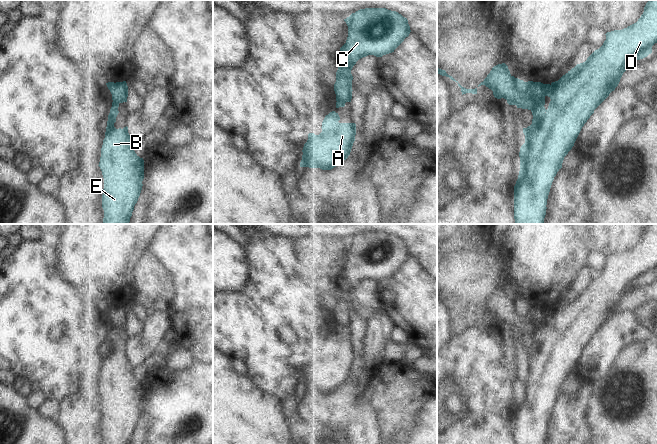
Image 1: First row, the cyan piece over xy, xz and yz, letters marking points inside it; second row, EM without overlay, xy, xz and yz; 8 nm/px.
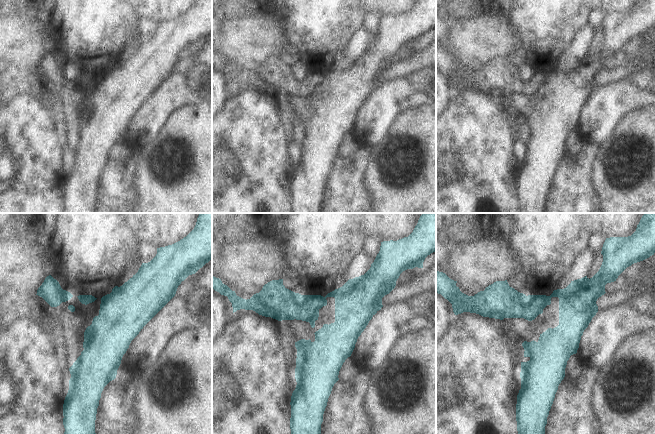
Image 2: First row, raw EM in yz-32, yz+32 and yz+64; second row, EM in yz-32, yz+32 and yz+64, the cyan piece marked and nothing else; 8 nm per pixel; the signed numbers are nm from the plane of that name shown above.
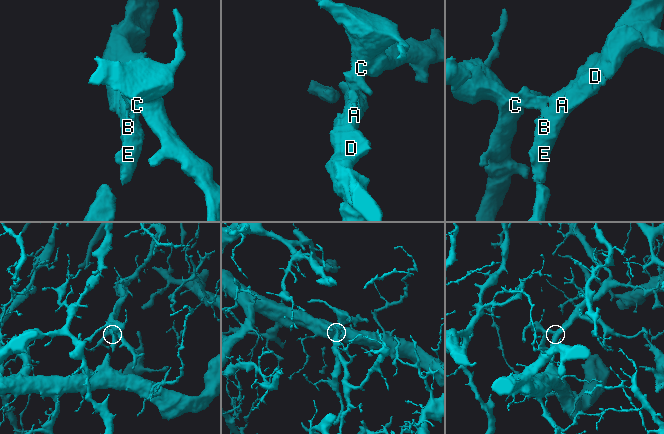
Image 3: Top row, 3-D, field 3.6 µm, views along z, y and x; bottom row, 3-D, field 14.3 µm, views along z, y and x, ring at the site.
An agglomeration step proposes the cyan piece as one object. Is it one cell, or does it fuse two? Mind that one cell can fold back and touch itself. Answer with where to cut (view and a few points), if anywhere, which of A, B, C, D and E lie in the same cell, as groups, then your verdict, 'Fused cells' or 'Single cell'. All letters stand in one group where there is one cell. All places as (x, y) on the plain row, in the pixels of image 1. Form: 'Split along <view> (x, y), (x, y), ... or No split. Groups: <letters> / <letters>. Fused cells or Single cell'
Split along yz (550, 309), (547, 316), (530, 333). Groups: A B D E / C. Fused cells.

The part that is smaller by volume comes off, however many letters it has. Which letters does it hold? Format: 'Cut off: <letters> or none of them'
Cut off: C

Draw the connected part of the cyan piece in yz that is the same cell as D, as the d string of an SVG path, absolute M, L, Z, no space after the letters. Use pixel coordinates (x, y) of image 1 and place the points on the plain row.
M648 224L644 236L638 245L622 254L607 256L603 269L595 274L585 286L577 288L558 305L552 306L547 317L532 331L532 348L523 352L525 367L521 370L520 395L514 410L514 443L544 444L547 423L554 401L562 392L564 381L574 367L594 334L615 314L623 297L637 284L652 277L652 270L657 267L657 224Z

